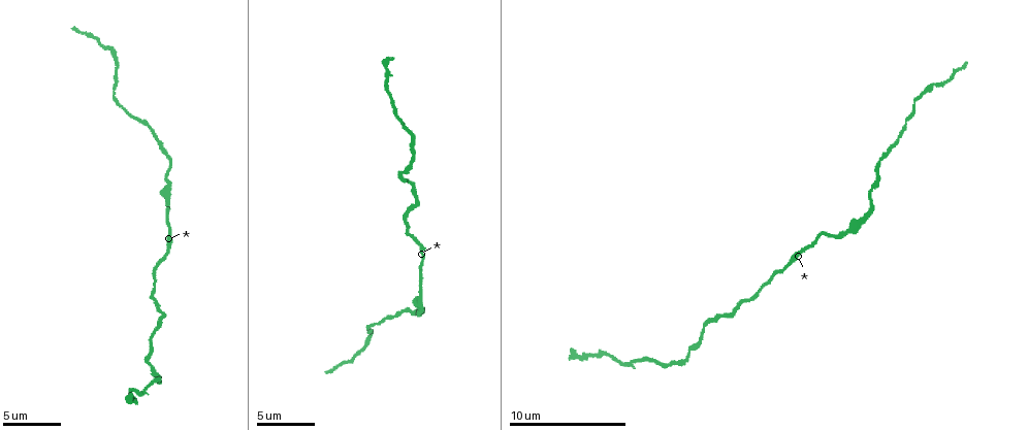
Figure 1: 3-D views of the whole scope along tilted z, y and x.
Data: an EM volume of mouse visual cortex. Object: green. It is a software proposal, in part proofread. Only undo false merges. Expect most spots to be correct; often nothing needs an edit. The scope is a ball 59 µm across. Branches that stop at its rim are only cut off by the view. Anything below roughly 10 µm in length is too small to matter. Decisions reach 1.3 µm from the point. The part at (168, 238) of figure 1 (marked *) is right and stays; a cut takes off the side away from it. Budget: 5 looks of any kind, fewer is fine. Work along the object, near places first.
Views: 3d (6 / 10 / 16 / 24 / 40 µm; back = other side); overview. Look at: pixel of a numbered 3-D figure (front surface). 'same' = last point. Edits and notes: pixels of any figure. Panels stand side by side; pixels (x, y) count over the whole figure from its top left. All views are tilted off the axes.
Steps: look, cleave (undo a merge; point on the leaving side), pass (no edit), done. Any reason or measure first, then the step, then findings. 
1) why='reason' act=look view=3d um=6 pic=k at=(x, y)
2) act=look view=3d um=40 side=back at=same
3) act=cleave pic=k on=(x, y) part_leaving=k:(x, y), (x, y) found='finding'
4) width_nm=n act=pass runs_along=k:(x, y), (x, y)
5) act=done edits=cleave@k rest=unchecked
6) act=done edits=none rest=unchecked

why='sudden change in width' act=look view=3d um=16 pic=1 at=(166, 181)

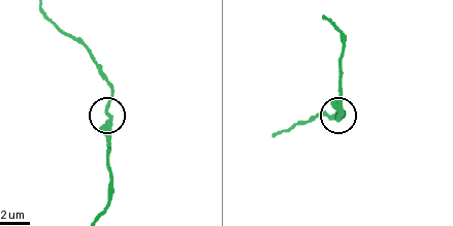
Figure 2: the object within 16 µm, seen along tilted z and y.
act=look view=3d um=16 side=back pic=2 at=(108, 112)

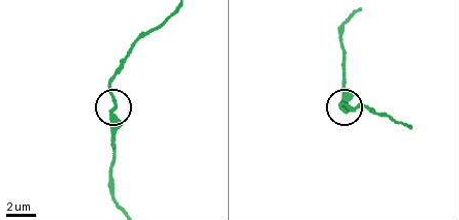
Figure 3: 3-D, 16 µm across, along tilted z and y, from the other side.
act=pass found='one cell here'

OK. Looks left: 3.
why='sudden change in width' act=look view=3d um=16 pic=1 at=(150, 296)

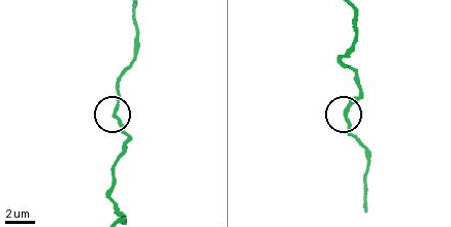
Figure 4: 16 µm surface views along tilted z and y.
act=pass runs_along=4:(135, 42), (133, 63), (121, 80), (113, 117), (131, 138) found='all the same cell'

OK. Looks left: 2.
why='calibre changes' act=look view=3d um=10 pic=1 at=(694, 347)

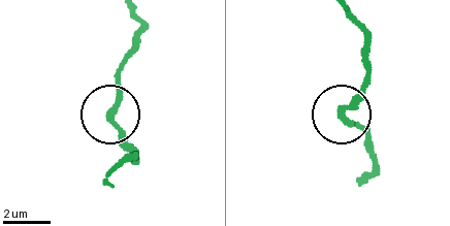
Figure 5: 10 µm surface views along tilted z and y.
act=look view=3d um=10 side=back pic=5 at=(112, 111)

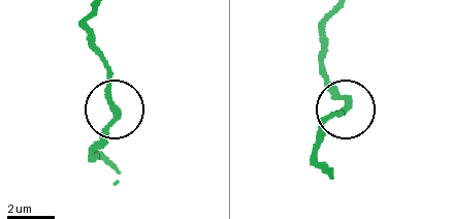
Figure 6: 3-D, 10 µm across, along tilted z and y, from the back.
width_nm=260 act=pass found='all the same cell'

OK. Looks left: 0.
act=done edits=none rest=unchecked

